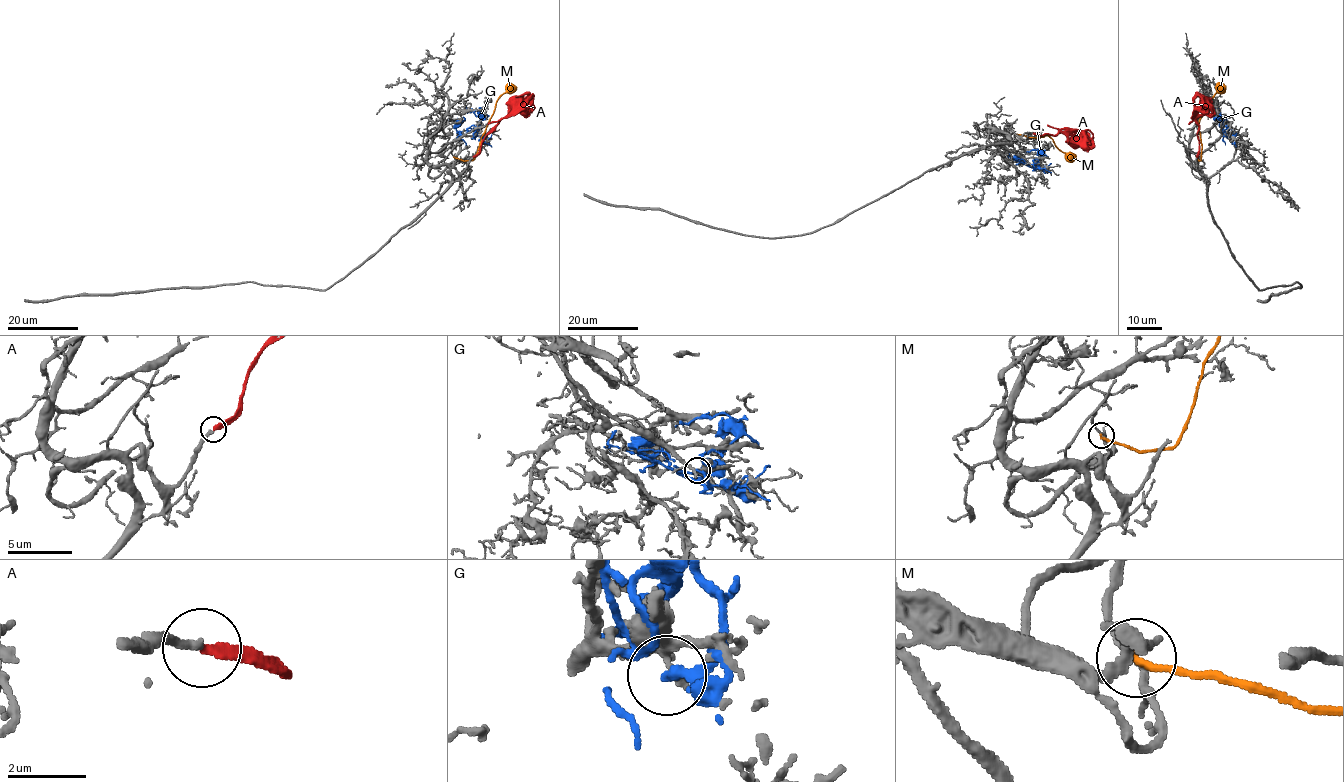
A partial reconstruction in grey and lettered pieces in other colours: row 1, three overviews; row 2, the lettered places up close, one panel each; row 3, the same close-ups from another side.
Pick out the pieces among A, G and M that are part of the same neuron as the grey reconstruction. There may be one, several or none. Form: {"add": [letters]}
{"add": []}

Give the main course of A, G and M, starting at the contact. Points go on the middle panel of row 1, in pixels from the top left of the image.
A: (1032, 133), (1056, 135), (1088, 130), (1093, 136)
G: (1032, 164), (1035, 169), (1033, 161), (1041, 152), (1039, 149), (1024, 152)
M: (1013, 132), (1033, 138), (1047, 135), (1074, 160)

